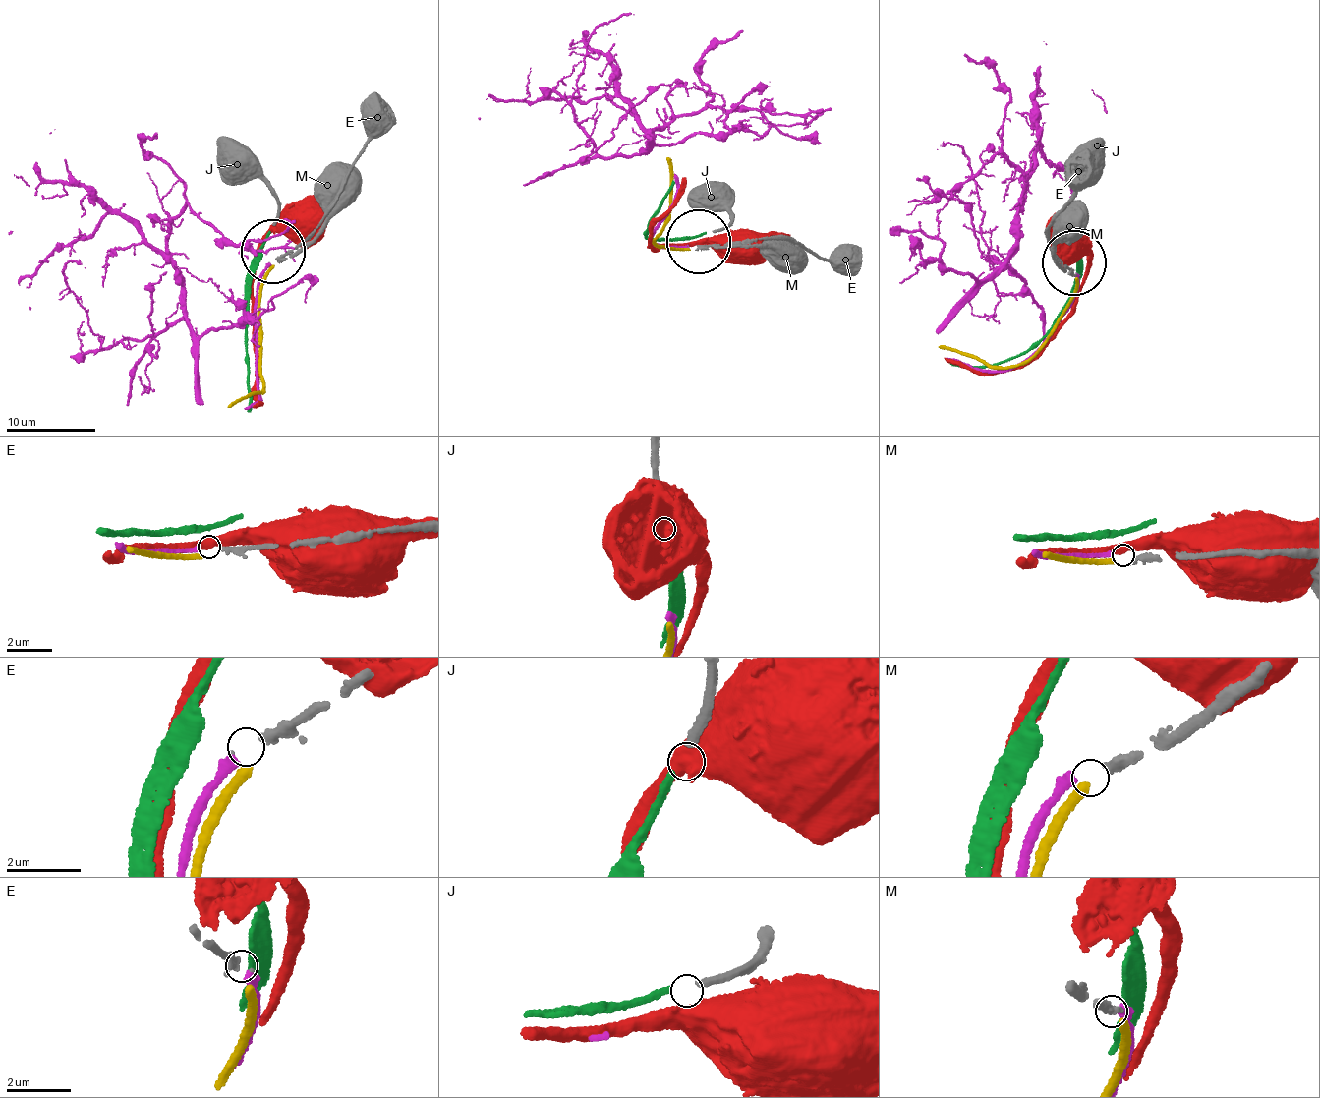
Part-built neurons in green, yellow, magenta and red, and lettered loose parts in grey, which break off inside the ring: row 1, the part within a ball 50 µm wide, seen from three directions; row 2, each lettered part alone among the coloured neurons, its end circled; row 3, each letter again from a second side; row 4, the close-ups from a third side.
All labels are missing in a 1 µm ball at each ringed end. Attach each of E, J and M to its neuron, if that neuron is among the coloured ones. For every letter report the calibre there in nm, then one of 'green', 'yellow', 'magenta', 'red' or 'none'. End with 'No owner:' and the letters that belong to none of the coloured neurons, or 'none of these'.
E: calibre 190 nm; magenta
J: calibre 240 nm; green
M: calibre 280 nm; yellow
No owner: none of these

